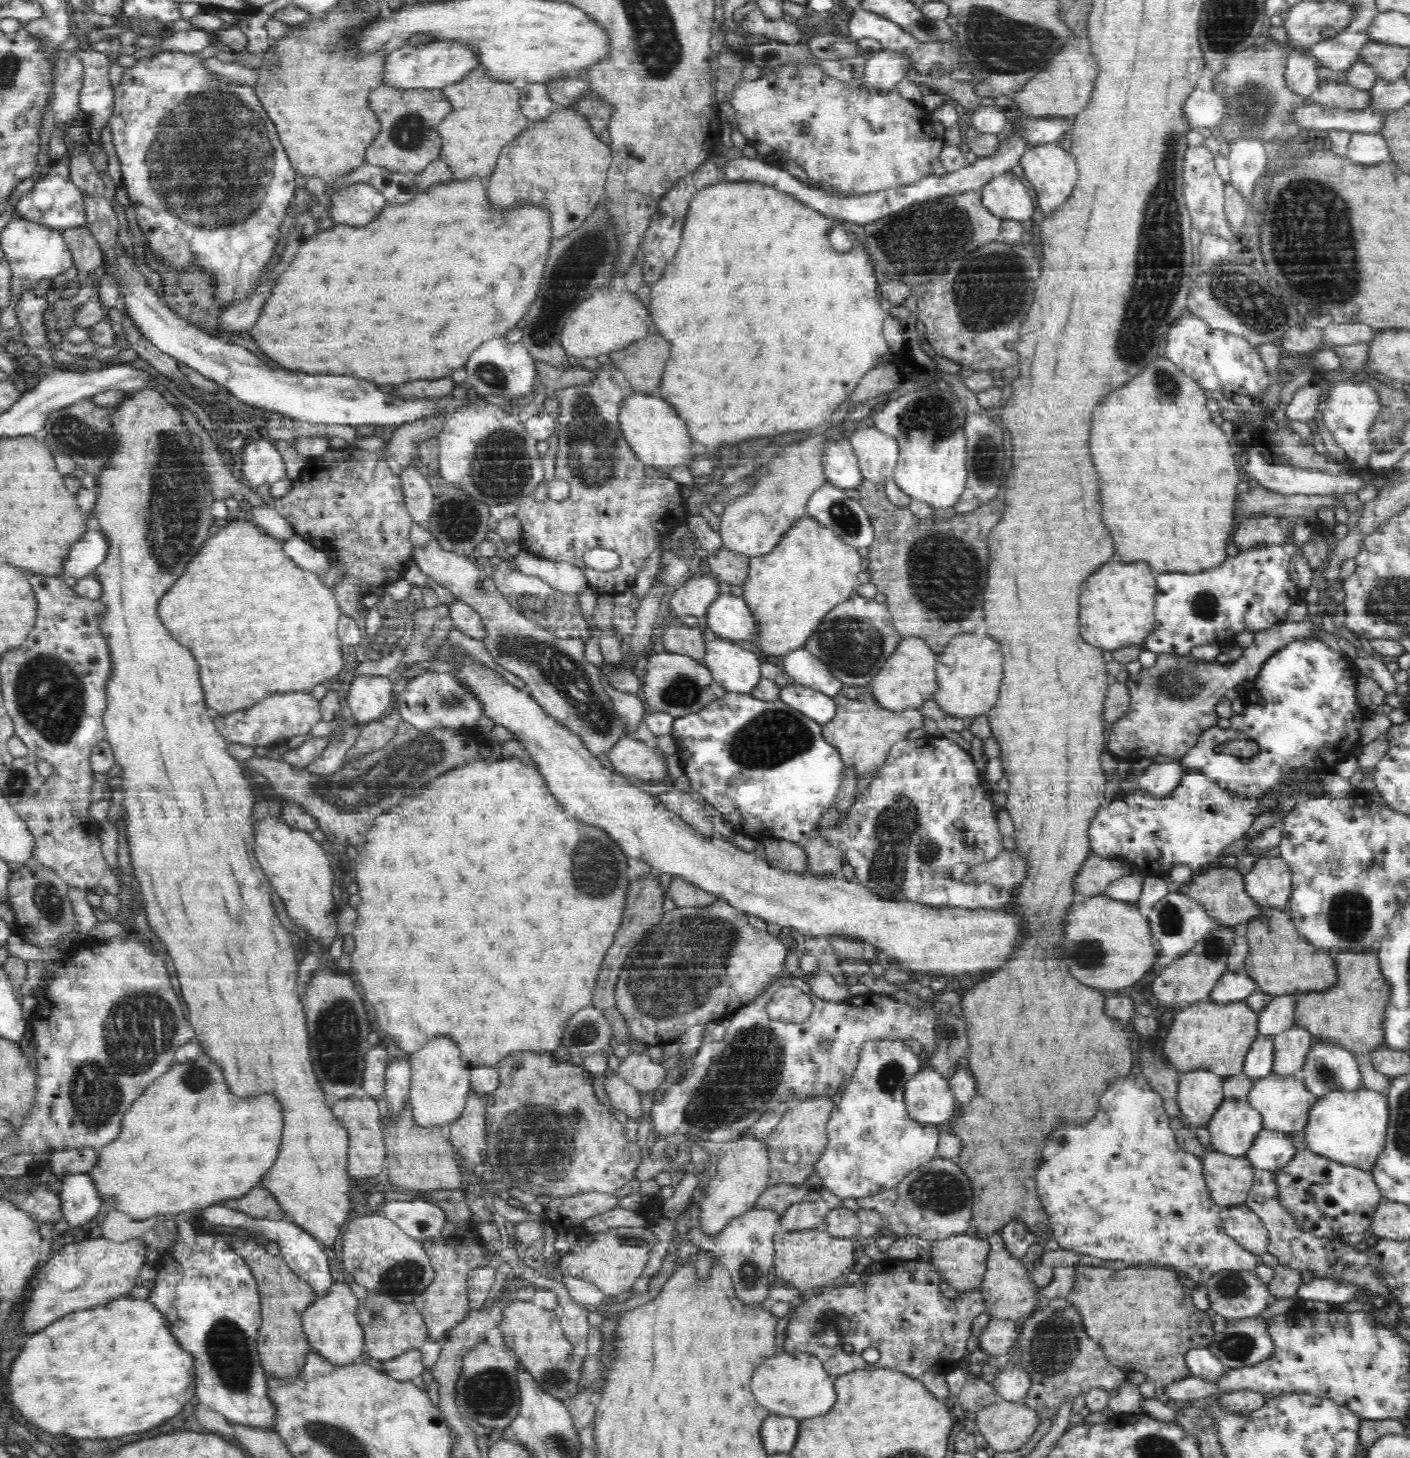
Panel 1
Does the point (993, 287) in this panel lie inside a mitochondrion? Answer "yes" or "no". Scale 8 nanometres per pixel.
yes

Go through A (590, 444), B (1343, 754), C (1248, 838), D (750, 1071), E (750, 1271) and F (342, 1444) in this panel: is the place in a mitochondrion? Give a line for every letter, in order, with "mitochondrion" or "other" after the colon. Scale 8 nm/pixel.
A: mitochondrion
B: other
C: other
D: mitochondrion
E: mitochondrion
F: mitochondrion

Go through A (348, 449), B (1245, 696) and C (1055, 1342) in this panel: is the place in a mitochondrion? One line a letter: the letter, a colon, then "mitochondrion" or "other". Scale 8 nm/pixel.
A: other
B: other
C: mitochondrion

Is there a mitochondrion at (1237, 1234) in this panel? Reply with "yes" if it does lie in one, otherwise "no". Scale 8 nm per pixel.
no

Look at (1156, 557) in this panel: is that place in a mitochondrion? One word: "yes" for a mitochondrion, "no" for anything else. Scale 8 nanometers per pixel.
no

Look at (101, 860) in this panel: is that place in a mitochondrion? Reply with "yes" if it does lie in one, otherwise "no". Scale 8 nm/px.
no

